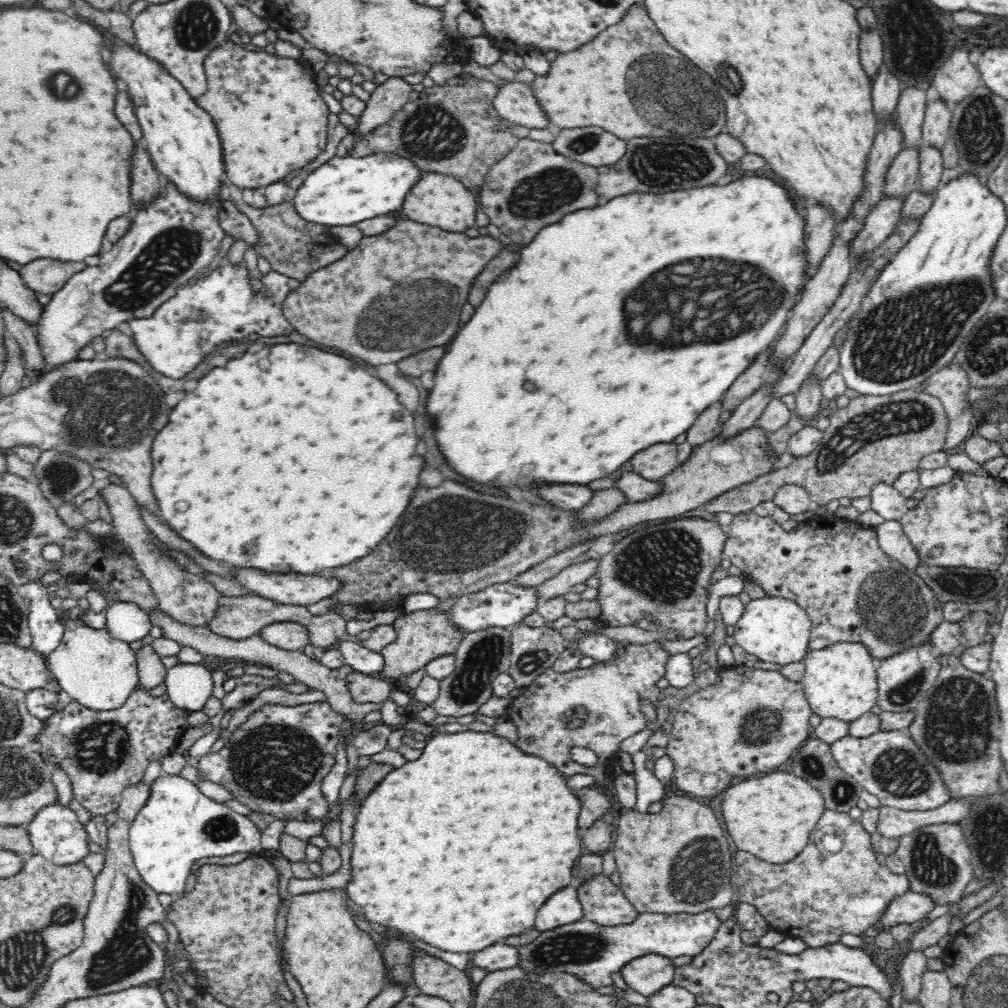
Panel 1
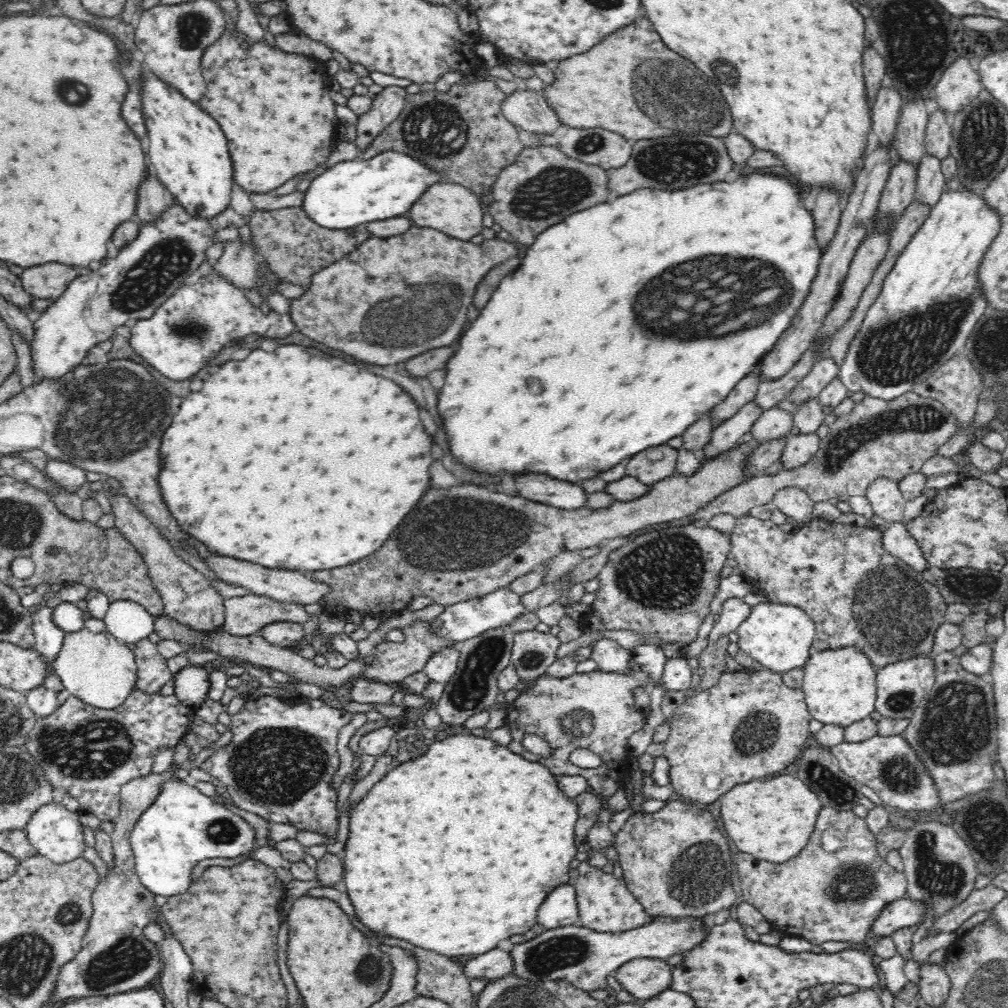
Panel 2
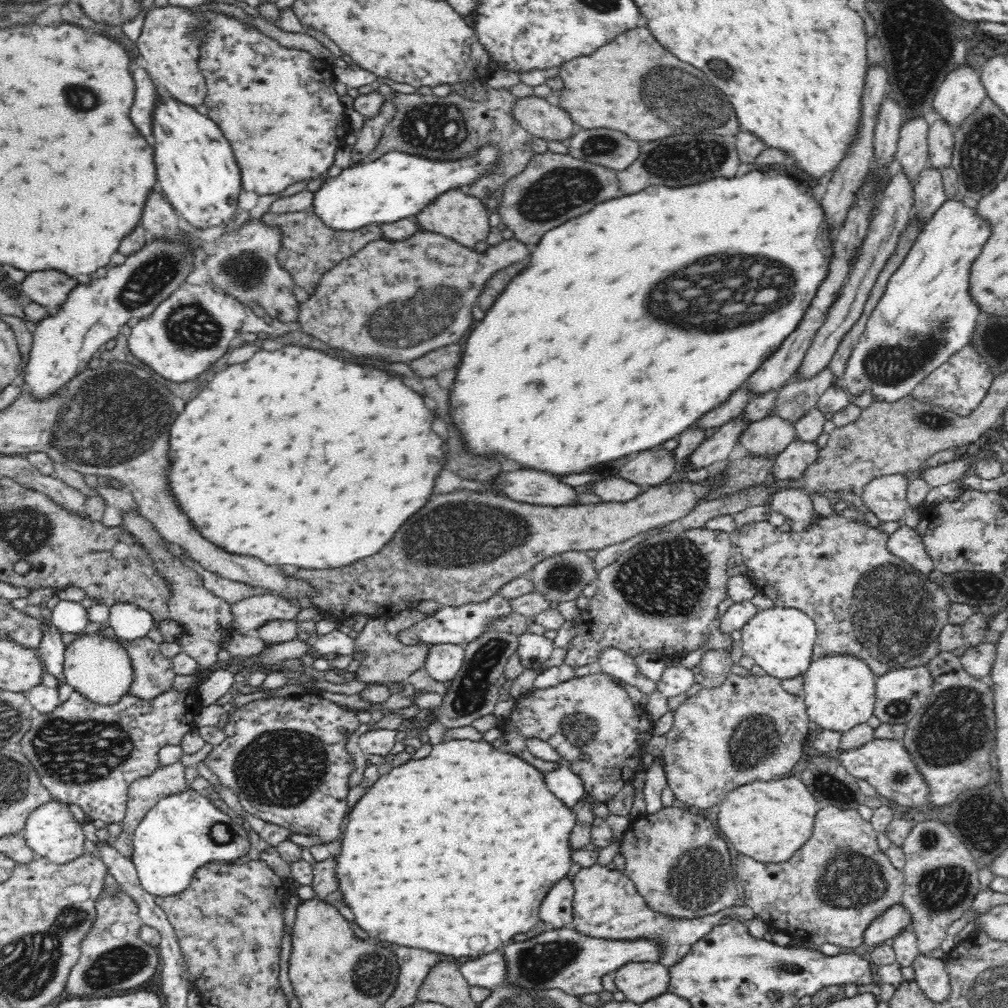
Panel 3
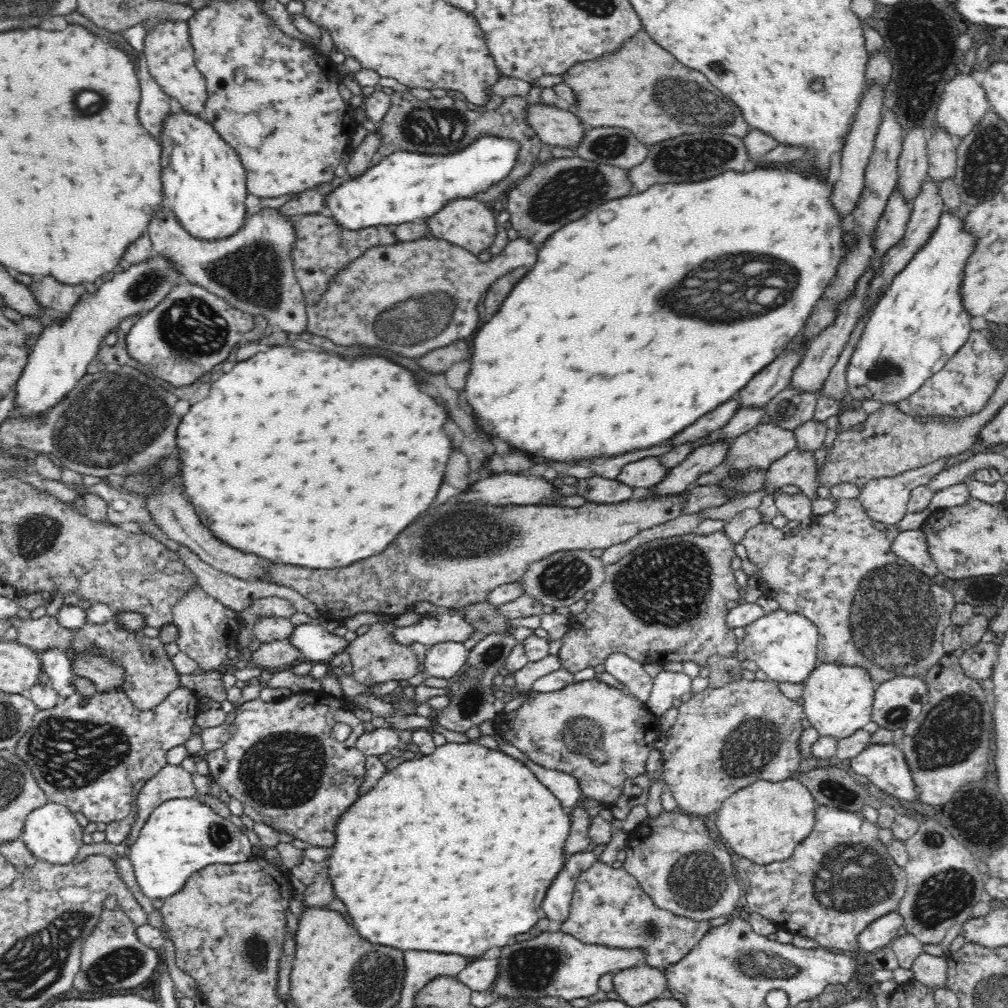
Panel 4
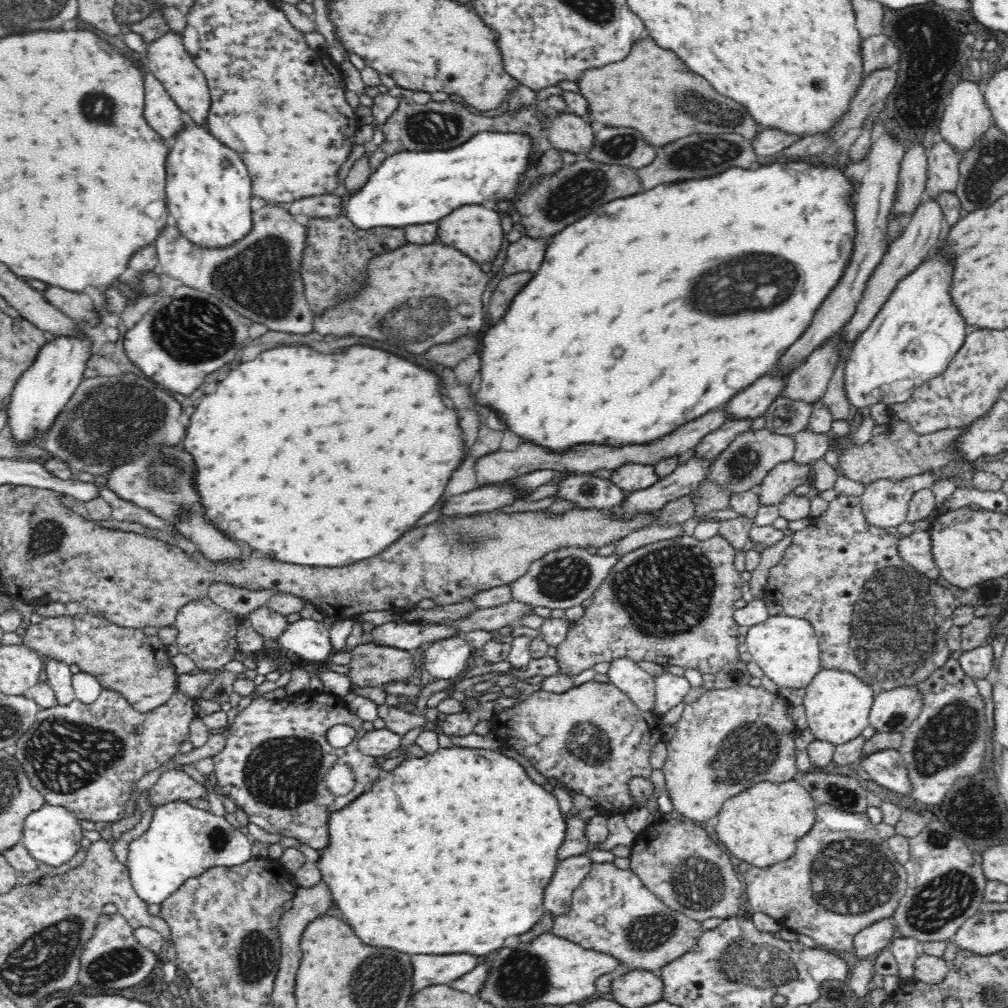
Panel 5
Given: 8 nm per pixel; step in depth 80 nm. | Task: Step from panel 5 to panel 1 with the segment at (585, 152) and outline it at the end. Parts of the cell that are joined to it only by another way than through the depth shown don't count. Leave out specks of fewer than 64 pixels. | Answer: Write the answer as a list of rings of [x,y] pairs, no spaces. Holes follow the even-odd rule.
[[[507,81],[504,86],[498,88],[493,105],[502,119],[514,125],[529,129],[548,128],[547,115],[539,106],[535,92],[530,90],[530,85],[522,81]]]

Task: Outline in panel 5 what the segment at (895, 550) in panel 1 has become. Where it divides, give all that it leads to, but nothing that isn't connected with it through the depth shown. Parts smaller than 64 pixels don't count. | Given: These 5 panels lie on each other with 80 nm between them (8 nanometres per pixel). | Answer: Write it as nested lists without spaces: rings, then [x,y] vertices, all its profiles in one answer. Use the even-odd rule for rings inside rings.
[[[916,530],[898,541],[898,553],[910,566],[932,580],[941,576],[931,548],[931,536],[924,530]]]

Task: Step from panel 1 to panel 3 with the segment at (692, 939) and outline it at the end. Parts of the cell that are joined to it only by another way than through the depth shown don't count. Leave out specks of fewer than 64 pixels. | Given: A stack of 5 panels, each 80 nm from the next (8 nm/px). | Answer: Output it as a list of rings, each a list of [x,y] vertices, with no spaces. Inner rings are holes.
[[[566,926],[544,931],[524,942],[508,944],[504,948],[506,976],[502,983],[528,990],[561,989],[565,993],[574,993],[574,996],[599,994],[603,990],[602,976],[605,974],[615,972],[634,961],[658,963],[660,955],[660,942],[656,944],[654,941],[646,941],[645,938],[621,941],[591,937]]]

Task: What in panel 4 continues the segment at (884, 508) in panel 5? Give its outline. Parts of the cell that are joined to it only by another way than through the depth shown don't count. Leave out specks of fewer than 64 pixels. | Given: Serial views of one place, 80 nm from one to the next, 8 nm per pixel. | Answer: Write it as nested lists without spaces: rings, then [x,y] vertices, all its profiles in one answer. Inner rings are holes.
[[[940,459],[926,466],[900,473],[895,477],[878,477],[869,480],[861,488],[858,497],[865,508],[866,514],[872,519],[872,522],[881,522],[886,526],[888,524],[898,524],[907,514],[907,504],[912,490],[919,486],[927,486],[940,471],[944,470],[944,462],[946,462],[946,459]]]

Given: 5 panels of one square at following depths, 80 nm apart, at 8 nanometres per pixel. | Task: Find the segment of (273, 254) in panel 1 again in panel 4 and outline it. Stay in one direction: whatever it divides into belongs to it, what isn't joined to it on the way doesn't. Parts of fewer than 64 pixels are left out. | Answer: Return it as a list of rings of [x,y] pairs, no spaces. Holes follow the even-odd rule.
[[[305,214],[303,219],[299,223],[293,223],[293,226],[297,230],[297,240],[294,240],[291,258],[307,306],[318,304],[338,272],[348,268],[350,263],[361,257],[370,247],[395,245],[400,242],[391,227],[380,225],[349,230],[339,226],[332,218],[326,218],[321,214]]]

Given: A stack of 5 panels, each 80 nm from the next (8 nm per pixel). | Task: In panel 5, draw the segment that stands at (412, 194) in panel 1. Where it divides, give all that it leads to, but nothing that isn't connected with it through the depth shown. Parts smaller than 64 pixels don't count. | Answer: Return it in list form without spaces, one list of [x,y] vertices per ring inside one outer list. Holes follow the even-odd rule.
[[[462,205],[437,222],[438,240],[445,245],[458,249],[479,265],[492,263],[500,250],[506,234],[502,230],[502,216],[496,211],[488,210],[483,205]]]

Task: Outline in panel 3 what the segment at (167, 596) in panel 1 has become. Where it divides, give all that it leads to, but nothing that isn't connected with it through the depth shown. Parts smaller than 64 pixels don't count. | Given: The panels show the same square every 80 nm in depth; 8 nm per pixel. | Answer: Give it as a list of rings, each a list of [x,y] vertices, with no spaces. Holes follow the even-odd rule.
[[[132,511],[123,516],[122,526],[141,542],[146,551],[150,551],[151,560],[155,562],[159,574],[171,584],[172,594],[167,602],[169,613],[173,621],[184,627],[185,632],[176,641],[187,655],[194,657],[200,670],[208,670],[210,666],[218,662],[217,654],[223,649],[222,642],[225,637],[237,634],[232,627],[230,605],[204,587],[200,574],[188,569],[179,558],[172,556],[166,550],[166,541],[148,519]]]

